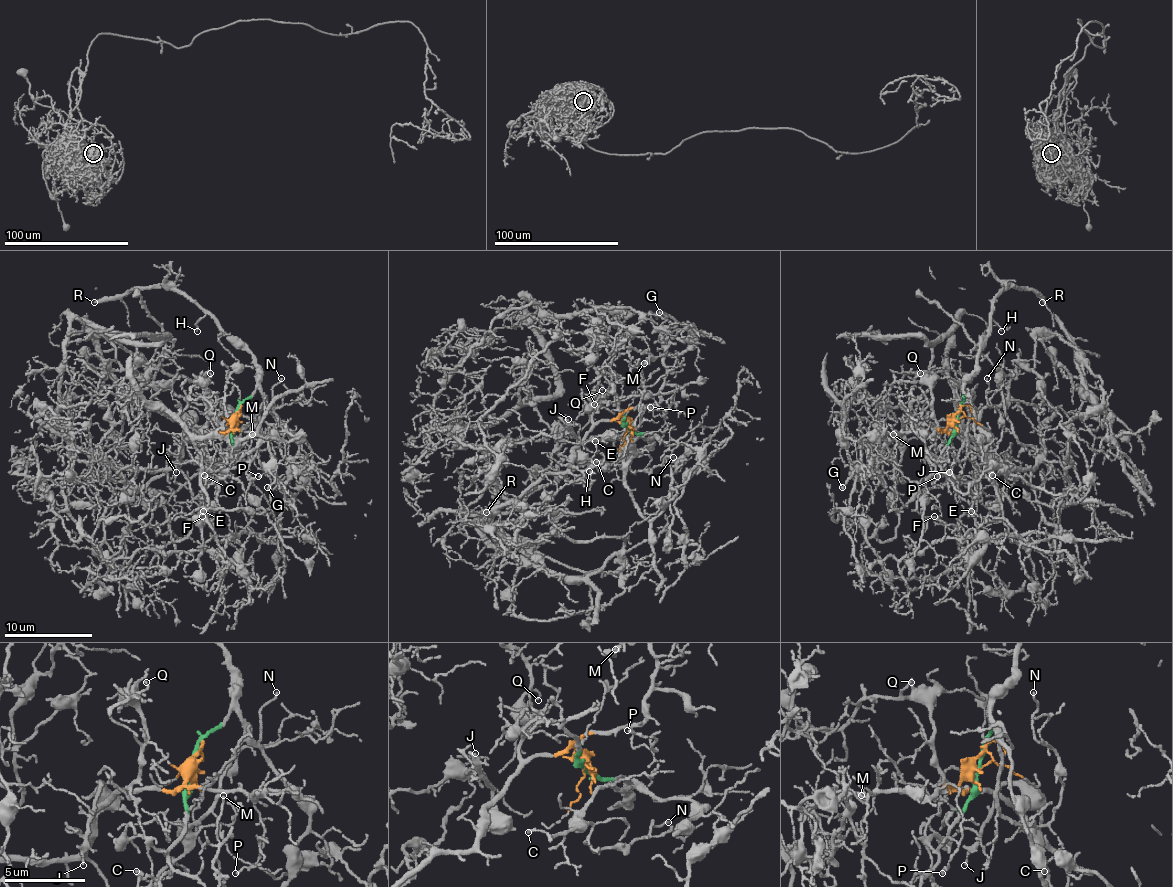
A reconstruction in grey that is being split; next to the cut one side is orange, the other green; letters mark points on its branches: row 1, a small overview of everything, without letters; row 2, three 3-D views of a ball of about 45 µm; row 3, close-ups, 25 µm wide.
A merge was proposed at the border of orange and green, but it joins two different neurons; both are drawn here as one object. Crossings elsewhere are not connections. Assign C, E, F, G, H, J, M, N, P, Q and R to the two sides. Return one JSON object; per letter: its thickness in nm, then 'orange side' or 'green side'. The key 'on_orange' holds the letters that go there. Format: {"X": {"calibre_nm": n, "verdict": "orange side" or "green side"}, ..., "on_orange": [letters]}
{"C": {"calibre_nm": 160, "verdict": "green side"}, "E": {"calibre_nm": 120, "verdict": "green side"}, "F": {"calibre_nm": 120, "verdict": "green side"}, "G": {"calibre_nm": 140, "verdict": "orange side"}, "H": {"calibre_nm": 110, "verdict": "green side"}, "J": {"calibre_nm": 90, "verdict": "orange side"}, "M": {"calibre_nm": 100, "verdict": "orange side"}, "N": {"calibre_nm": 130, "verdict": "green side"}, "P": {"calibre_nm": 120, "verdict": "orange side"}, "Q": {"calibre_nm": 110, "verdict": "orange side"}, "R": {"calibre_nm": 280, "verdict": "green side"}, "on_orange": ["G", "J", "M", "P", "Q"]}

